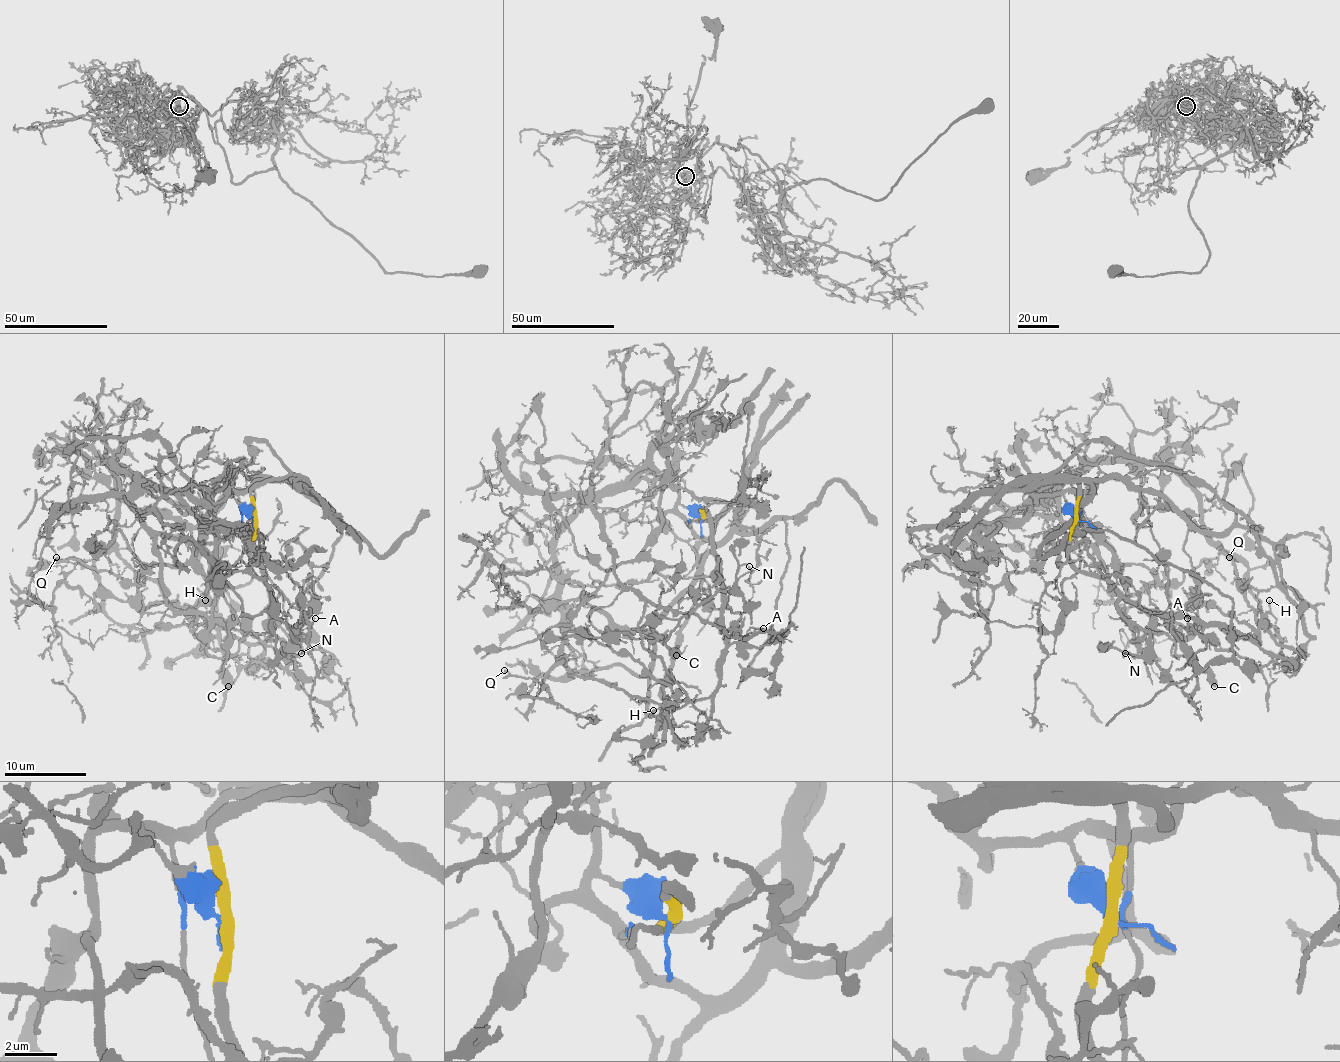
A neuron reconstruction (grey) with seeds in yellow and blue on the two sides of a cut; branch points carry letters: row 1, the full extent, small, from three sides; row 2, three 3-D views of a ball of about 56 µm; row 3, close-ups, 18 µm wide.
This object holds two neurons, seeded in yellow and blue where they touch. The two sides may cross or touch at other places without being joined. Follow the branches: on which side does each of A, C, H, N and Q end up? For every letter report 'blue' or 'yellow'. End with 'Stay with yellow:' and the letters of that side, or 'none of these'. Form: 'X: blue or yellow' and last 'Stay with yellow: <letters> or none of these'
A: yellow
C: yellow
H: yellow
N: yellow
Q: blue
Stay with yellow: A, C, H, N

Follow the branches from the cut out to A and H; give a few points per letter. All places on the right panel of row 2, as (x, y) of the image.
A: (1078, 519), (1068, 558), (1080, 571), (1149, 609), (1192, 615), (1201, 636), (1186, 630), (1186, 618)
H: (1078, 519), (1068, 558), (1149, 609), (1215, 622), (1258, 642), (1270, 599)

